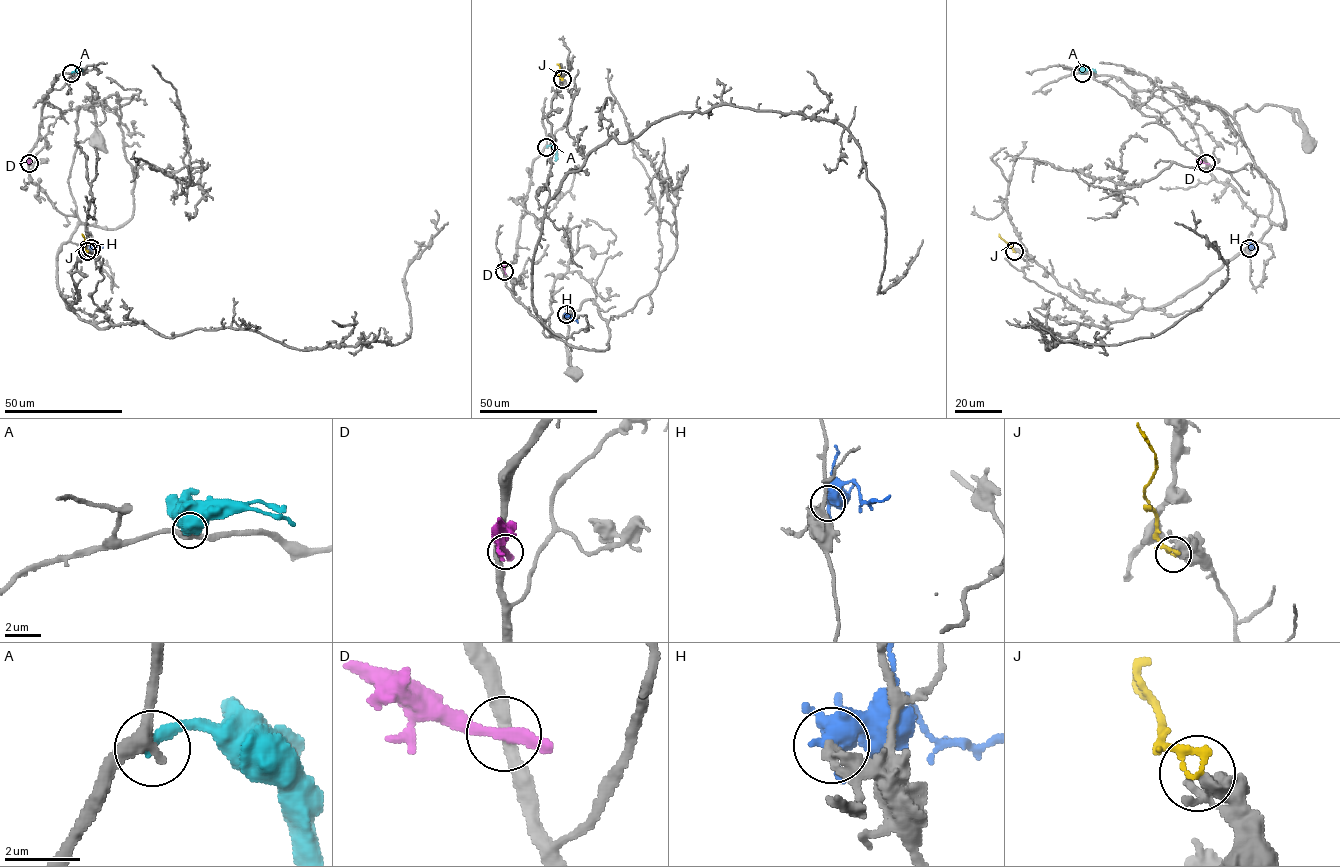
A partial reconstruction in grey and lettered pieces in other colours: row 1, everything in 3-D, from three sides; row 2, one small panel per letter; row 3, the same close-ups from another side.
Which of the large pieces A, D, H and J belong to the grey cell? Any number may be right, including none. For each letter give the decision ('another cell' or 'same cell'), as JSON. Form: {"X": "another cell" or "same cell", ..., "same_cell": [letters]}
{"A": "another cell", "D": "another cell", "H": "another cell", "J": "another cell", "same_cell": []}

